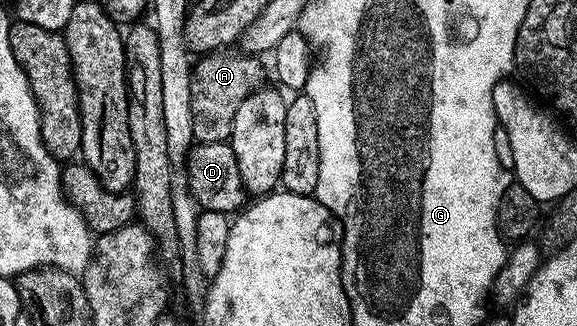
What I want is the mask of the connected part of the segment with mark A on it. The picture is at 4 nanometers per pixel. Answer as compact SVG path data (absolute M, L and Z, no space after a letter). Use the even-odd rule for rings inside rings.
M220 50L200 55L194 61L191 74L192 122L194 139L198 143L230 141L237 106L241 106L249 94L264 87L263 64L259 60L262 59L258 55L242 50Z

